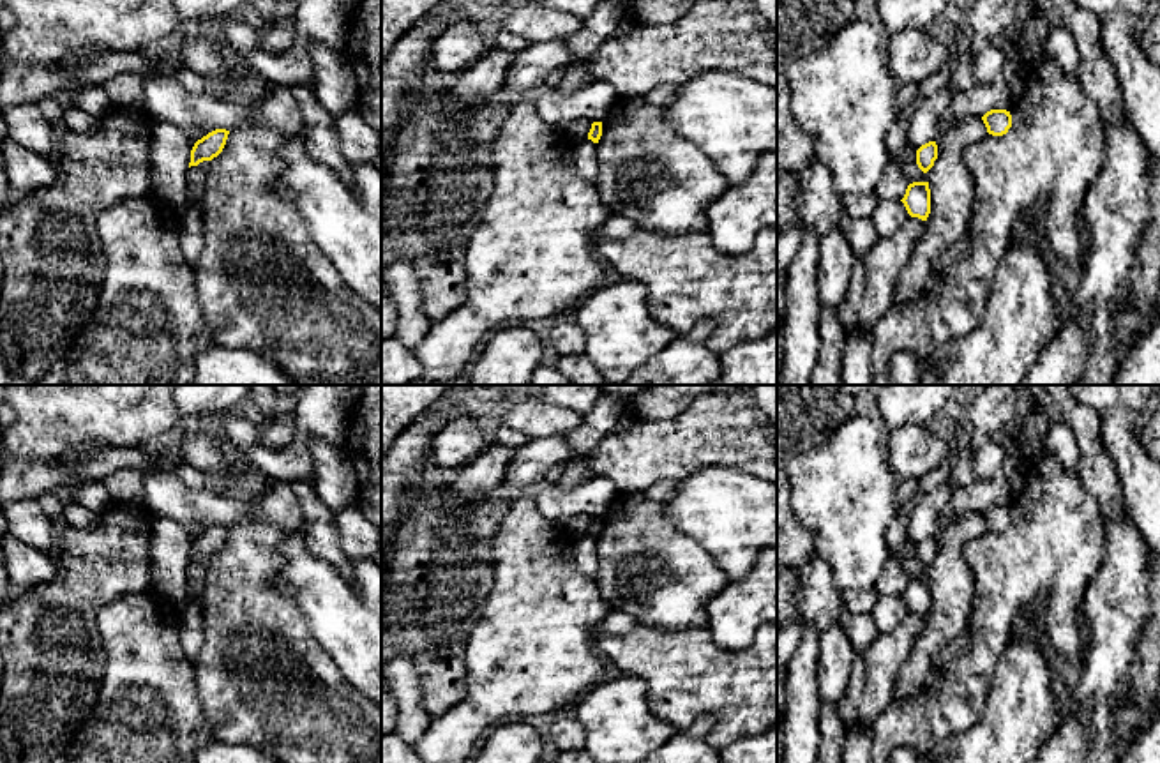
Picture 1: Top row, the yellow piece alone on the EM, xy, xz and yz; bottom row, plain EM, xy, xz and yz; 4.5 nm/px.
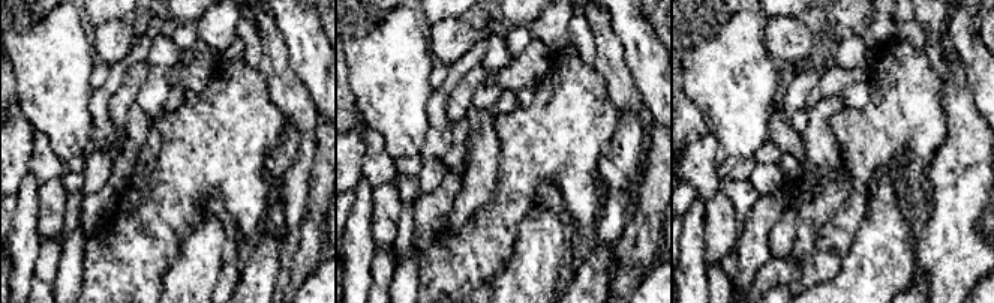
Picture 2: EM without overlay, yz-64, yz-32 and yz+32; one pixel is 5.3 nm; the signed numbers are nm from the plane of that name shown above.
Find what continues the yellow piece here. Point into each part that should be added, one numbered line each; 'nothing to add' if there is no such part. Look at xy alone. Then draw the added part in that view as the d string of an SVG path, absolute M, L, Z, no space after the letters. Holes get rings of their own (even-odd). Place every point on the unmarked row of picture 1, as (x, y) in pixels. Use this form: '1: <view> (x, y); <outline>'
nothing to add

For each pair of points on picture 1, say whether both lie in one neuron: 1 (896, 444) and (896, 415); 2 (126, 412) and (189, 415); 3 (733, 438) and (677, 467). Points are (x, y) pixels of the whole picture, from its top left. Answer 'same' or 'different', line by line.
1: different
2: different
3: same

